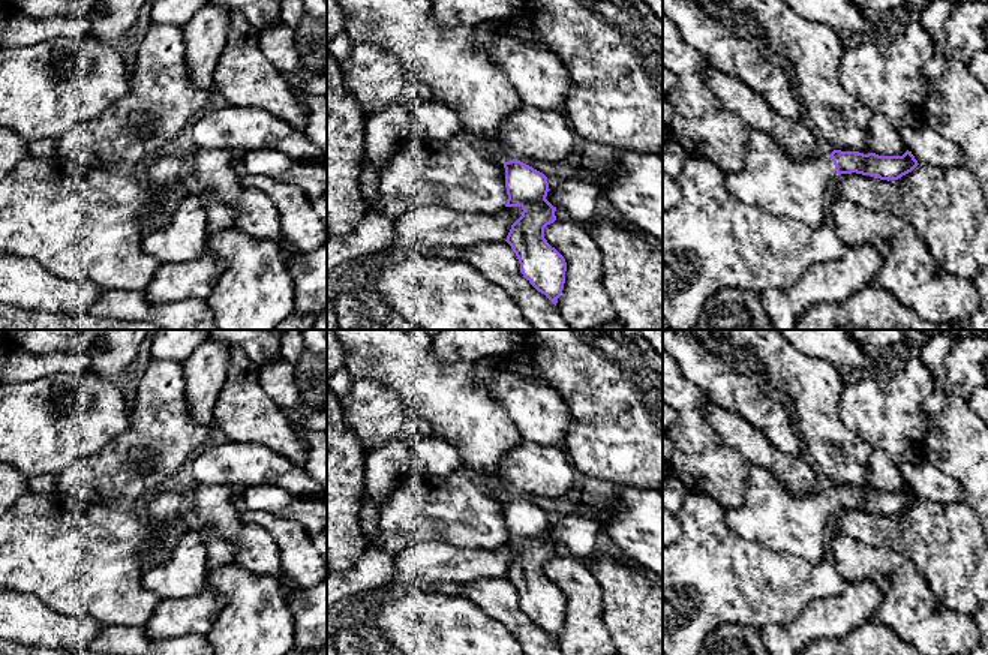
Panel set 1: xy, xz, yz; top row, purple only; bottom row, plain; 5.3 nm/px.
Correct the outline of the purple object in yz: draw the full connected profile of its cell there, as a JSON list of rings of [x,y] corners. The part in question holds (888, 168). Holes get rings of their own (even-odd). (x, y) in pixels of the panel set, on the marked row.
[[[751,129],[745,166],[741,172],[726,174],[726,187],[742,204],[817,228],[828,214],[838,175],[856,172],[889,181],[918,165],[909,150],[903,156],[834,150],[831,154],[793,160],[769,135]]]

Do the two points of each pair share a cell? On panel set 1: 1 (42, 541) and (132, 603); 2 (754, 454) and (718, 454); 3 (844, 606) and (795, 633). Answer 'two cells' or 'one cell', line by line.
1: one cell
2: two cells
3: one cell

